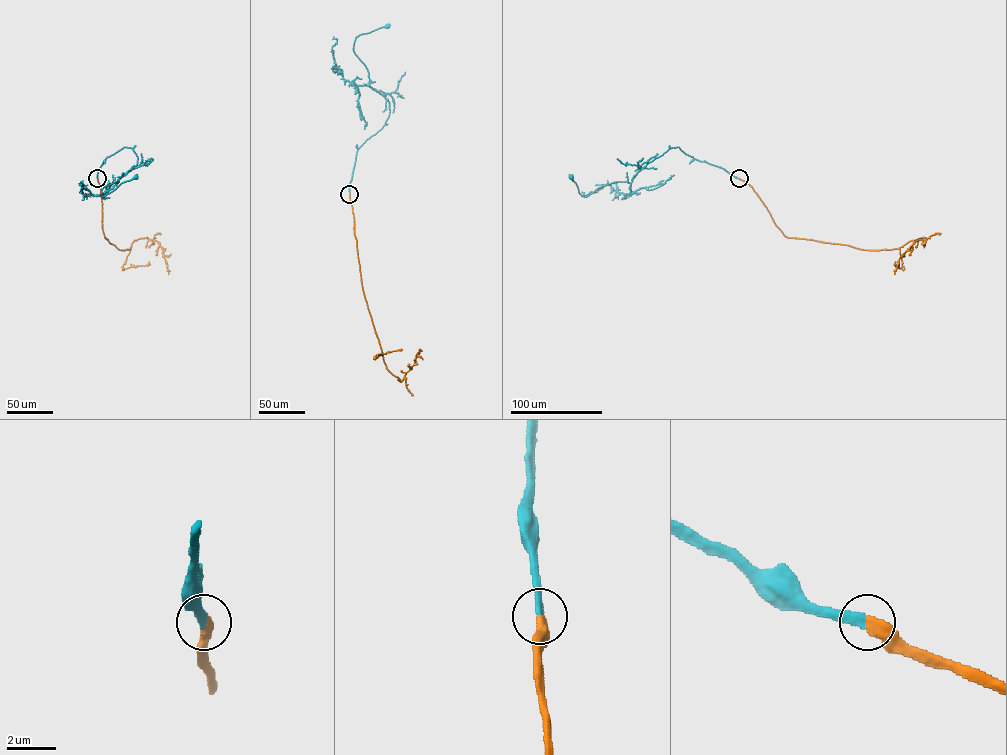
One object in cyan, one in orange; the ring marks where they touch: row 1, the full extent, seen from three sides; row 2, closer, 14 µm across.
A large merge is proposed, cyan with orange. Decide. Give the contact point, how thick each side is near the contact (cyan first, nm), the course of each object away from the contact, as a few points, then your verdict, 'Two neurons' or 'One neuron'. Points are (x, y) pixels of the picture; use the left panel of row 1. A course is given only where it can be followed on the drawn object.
Place: (97, 178). Thickness 360 nm (cyan) against 480 nm. Course of cyan: (97, 178), (106, 158), (124, 147), (133, 149), (137, 164), (117, 183), (104, 187), (102, 195), (135, 177). Course of orange: (97, 178), (104, 237), (119, 250), (128, 249), (134, 240), (141, 238), (156, 240), (162, 248), (168, 274). One neuron

